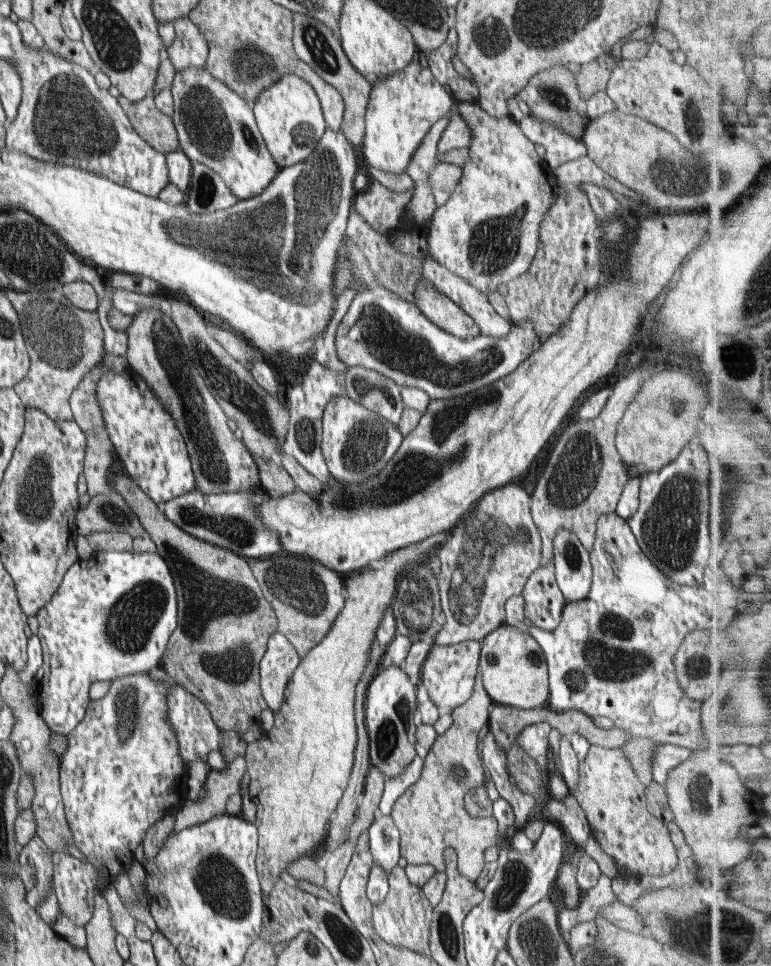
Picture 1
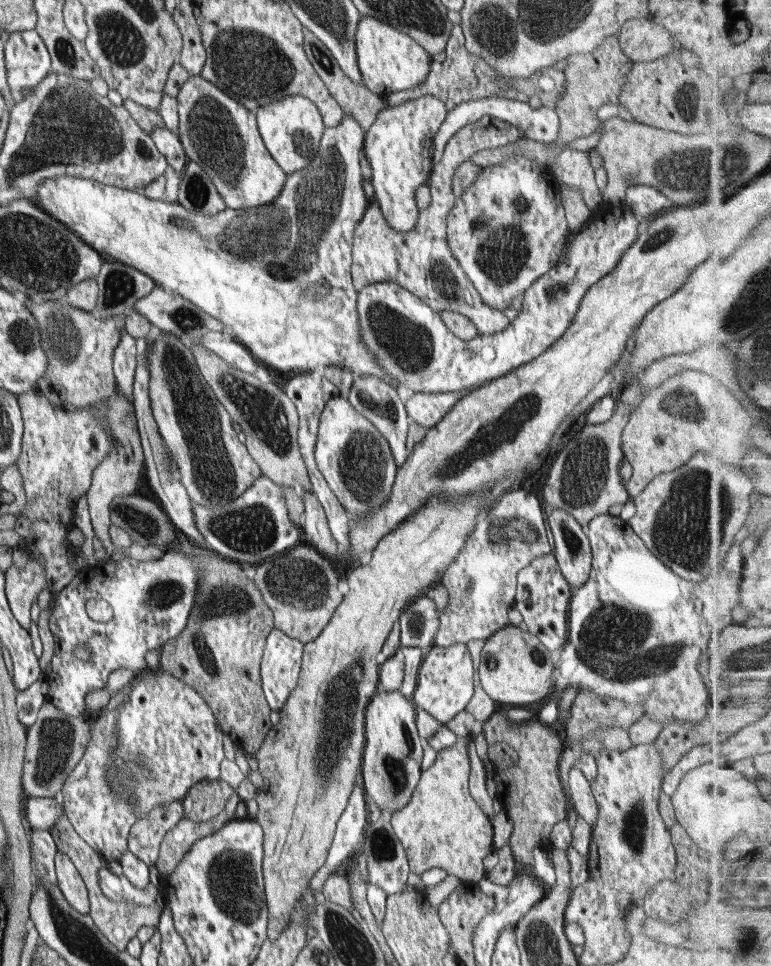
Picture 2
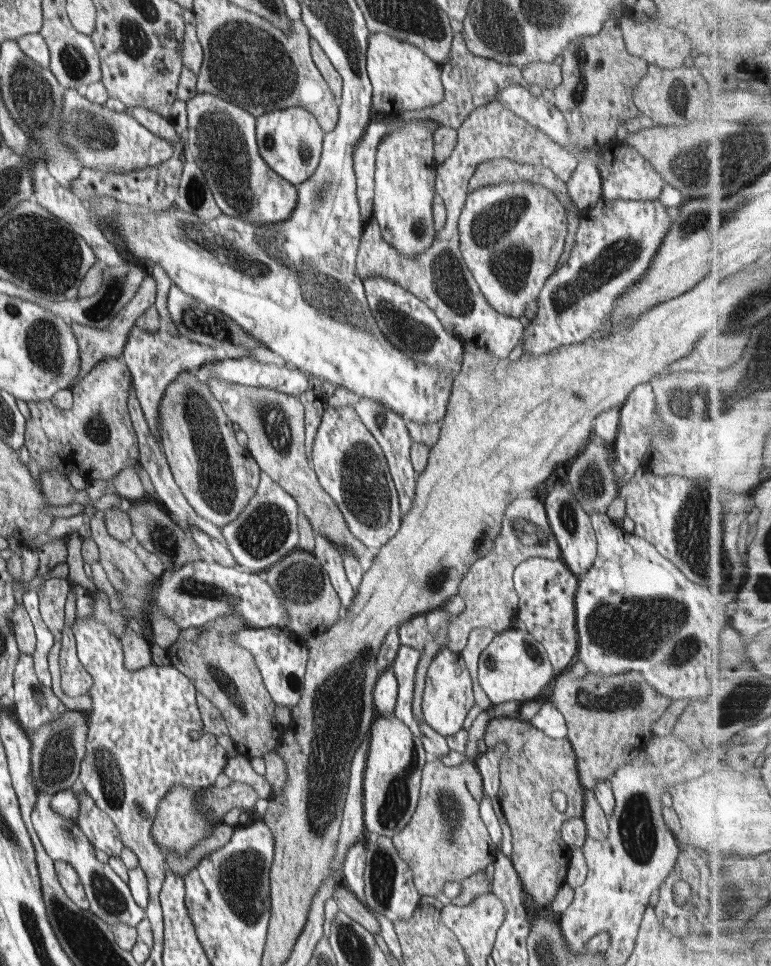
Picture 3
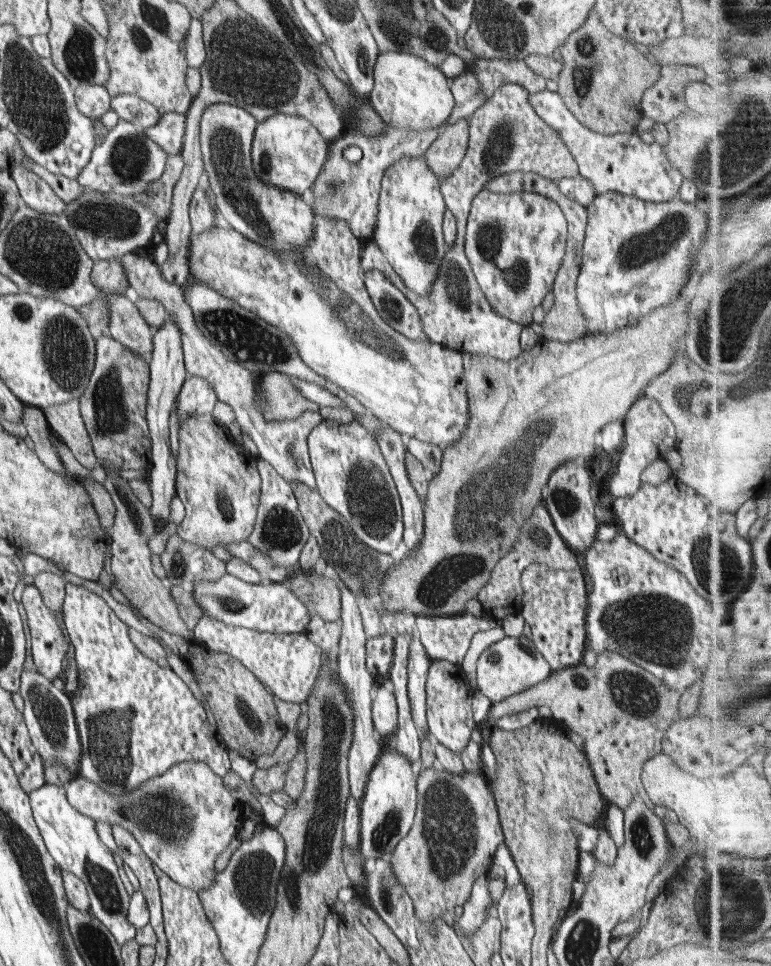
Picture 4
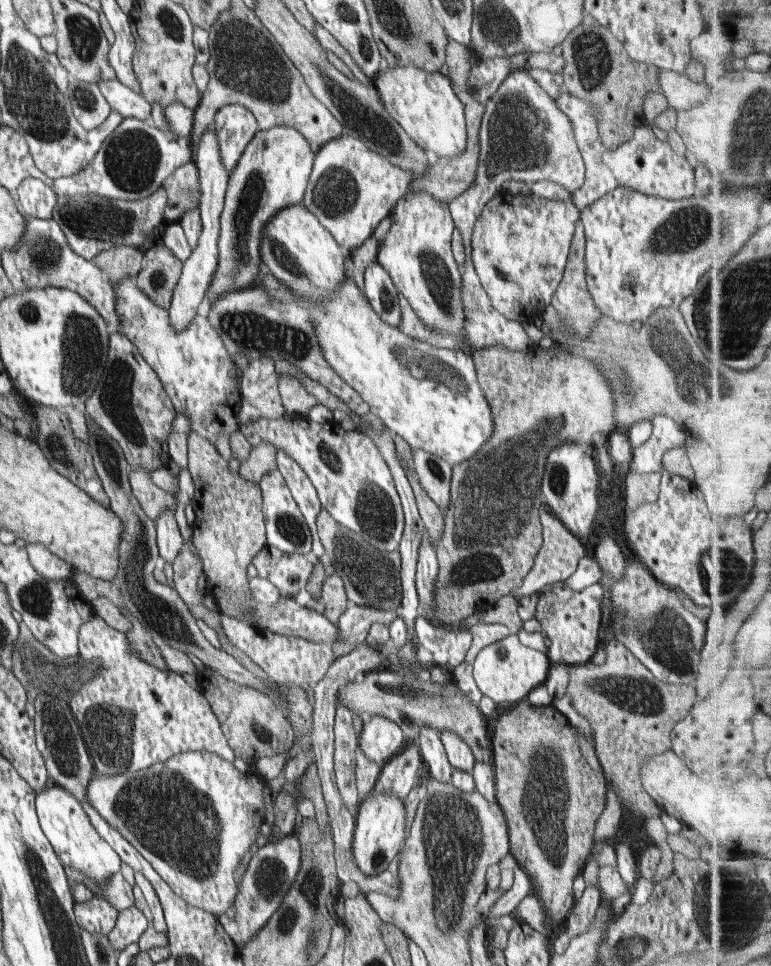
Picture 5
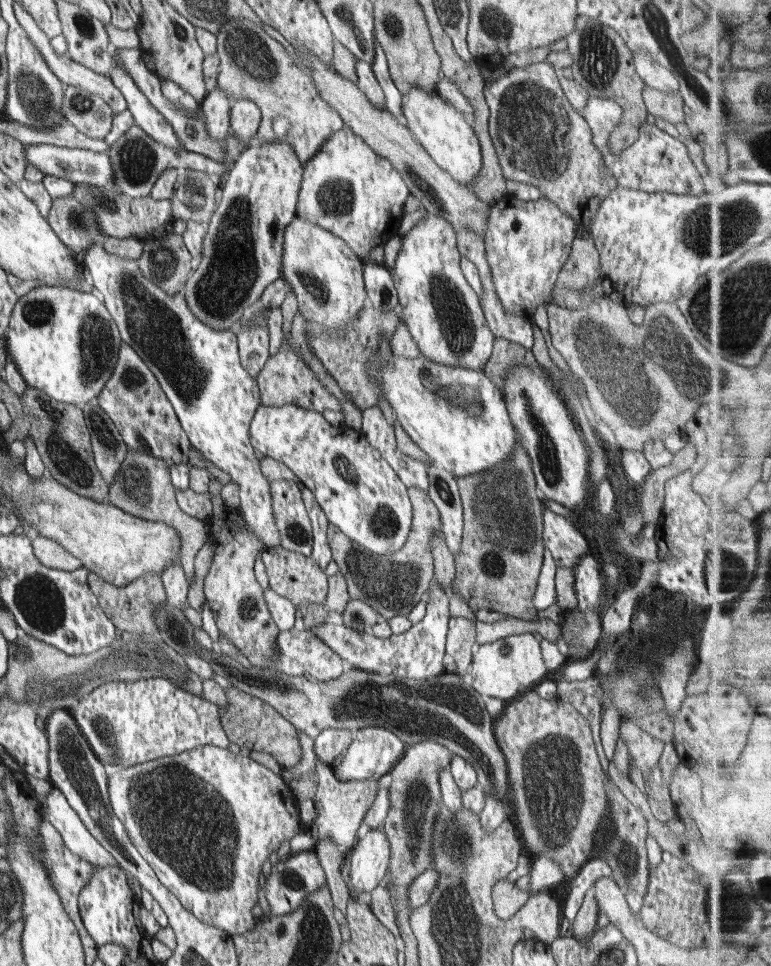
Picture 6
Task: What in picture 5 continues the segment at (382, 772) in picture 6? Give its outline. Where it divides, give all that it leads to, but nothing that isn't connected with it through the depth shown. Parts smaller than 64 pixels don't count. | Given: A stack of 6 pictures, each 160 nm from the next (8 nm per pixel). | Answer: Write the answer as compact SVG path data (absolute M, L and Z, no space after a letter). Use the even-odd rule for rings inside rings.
M373 716L363 724L361 733L361 751L381 766L399 754L406 744L401 728L385 716Z

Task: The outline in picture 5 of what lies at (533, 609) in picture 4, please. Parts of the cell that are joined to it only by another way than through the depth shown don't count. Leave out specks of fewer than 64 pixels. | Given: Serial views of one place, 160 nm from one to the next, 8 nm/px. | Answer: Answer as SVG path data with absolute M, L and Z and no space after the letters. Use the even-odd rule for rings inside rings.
M564 580L554 582L552 593L539 594L538 605L533 622L539 622L539 629L546 638L550 638L548 647L549 660L552 663L580 665L591 661L600 646L600 626L602 624L602 602L605 590L599 583L590 585L581 590L571 588Z

